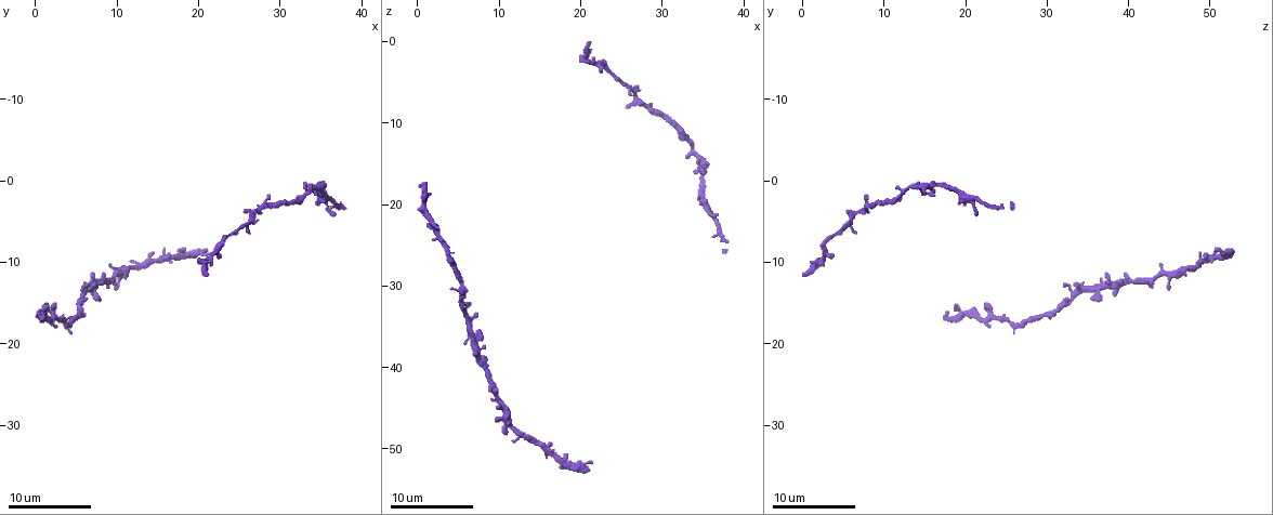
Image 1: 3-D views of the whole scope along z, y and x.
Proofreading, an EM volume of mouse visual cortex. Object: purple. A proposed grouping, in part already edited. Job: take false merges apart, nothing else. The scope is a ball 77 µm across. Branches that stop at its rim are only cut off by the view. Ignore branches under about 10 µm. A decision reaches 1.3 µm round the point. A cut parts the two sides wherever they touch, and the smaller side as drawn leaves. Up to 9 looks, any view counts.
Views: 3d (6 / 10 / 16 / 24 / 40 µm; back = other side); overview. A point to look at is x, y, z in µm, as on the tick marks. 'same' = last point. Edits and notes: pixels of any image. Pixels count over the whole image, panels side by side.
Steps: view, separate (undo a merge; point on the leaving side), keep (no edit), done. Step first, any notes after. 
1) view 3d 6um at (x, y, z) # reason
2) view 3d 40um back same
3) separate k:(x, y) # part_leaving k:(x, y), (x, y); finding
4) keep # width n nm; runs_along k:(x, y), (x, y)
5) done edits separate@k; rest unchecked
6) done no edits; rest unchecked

view 3d 16um at (15.2, 10.0, 49.6) # a narrow waist

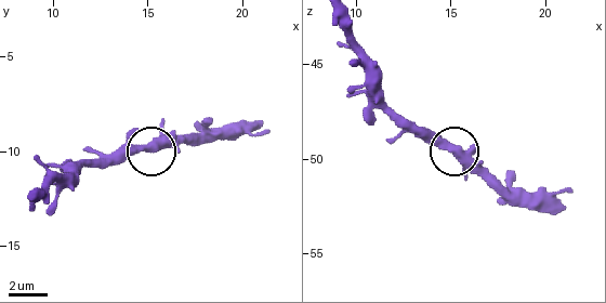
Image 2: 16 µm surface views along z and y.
view 3d 16um back at (15.5, 9.8, 49.6)

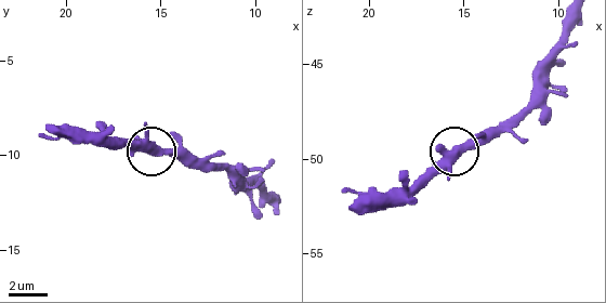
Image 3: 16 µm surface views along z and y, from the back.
keep # arms 3; continuous, no second neuron

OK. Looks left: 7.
view 3d 10um at (11.4, 11.4, 46.6) # sudden change in width

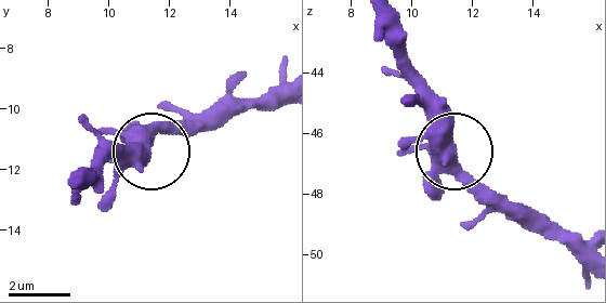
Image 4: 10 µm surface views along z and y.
keep # runs_along 4:(380, 23), (434, 140), (517, 222); all the same neuron

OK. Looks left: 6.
view 3d 10um at (5.8, 13.8, 33.8) # sudden change in width

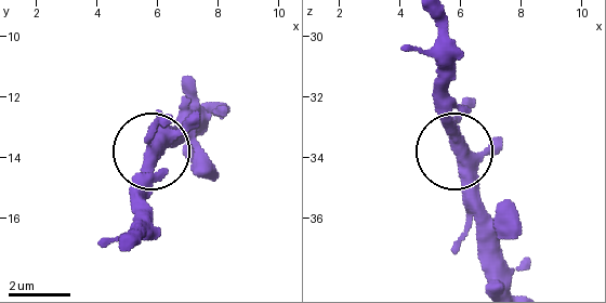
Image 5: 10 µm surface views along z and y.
keep # runs_along 5:(436, 23), (442, 116), (479, 222); one neuron here

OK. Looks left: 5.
view 3d 10um at (1.2, 16.6, 17.4)

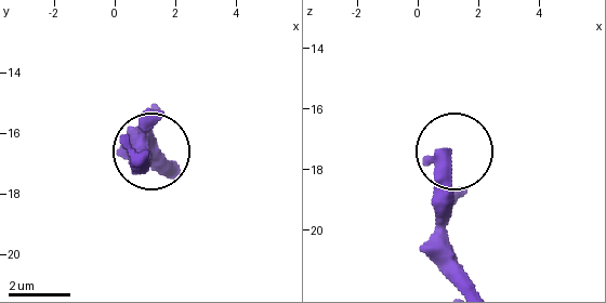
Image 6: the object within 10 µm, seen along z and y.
keep # width 430 nm; runs_along 6:(449, 150), (440, 246); continuous, no second neuron

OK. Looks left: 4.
done no edits; rest unchecked

